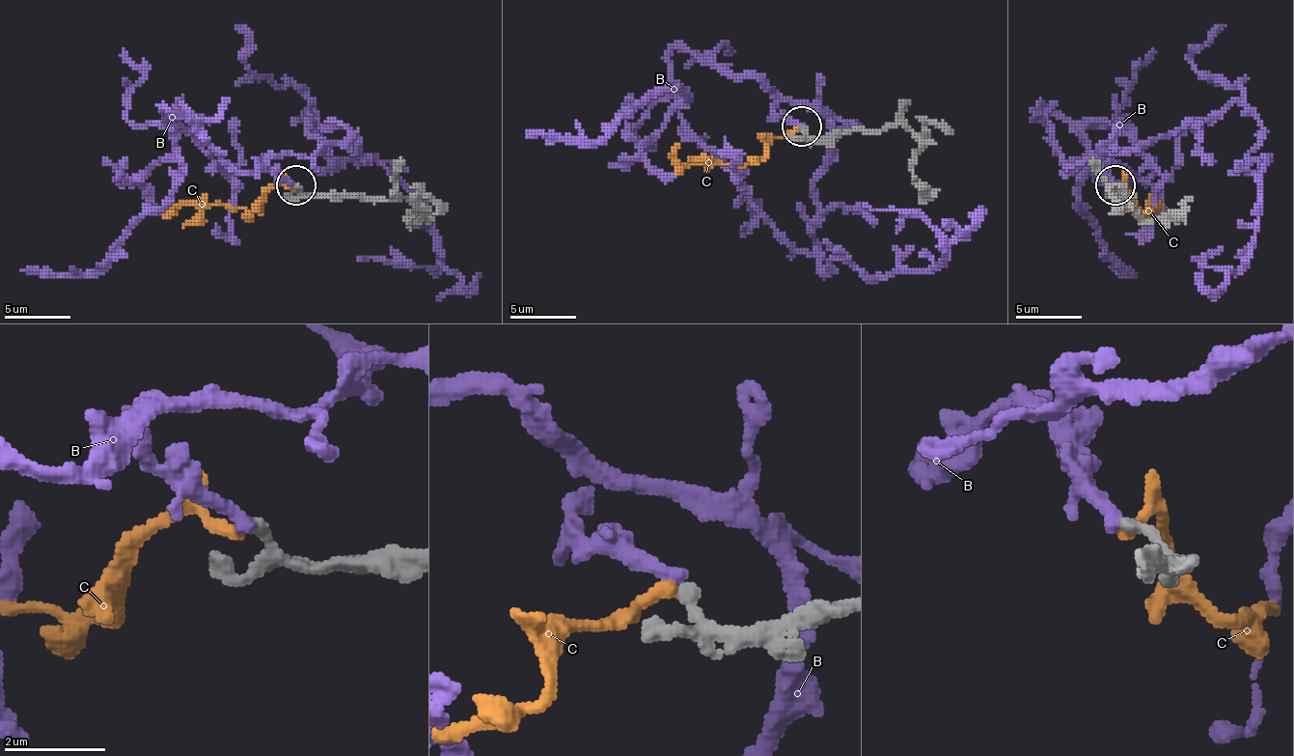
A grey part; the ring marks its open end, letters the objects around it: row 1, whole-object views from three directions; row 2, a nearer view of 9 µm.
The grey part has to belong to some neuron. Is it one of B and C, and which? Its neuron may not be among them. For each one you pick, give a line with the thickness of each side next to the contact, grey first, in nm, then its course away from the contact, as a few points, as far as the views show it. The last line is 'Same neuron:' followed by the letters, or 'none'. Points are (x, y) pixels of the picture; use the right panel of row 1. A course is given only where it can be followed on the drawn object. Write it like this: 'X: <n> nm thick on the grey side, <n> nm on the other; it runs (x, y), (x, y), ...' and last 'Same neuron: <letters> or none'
B: 240 nm thick on the grey side, 280 nm on the other; it runs (1116, 187), (1089, 154), (1238, 101), (1265, 161), (1252, 257), (1192, 260)
Same neuron: B

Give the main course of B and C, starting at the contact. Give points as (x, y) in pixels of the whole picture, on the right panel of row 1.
B: (1116, 187), (1089, 154), (1238, 101), (1265, 161), (1252, 257), (1192, 260)
C: (1116, 187), (1126, 184), (1129, 197), (1142, 210), (1152, 208), (1152, 204), (1142, 217), (1133, 213)

